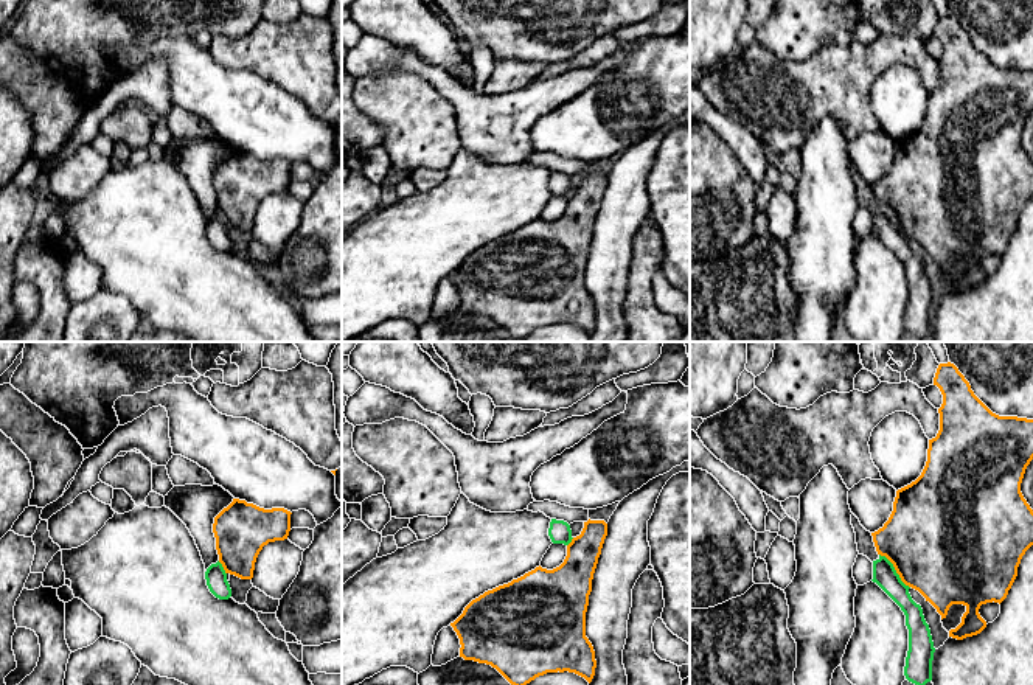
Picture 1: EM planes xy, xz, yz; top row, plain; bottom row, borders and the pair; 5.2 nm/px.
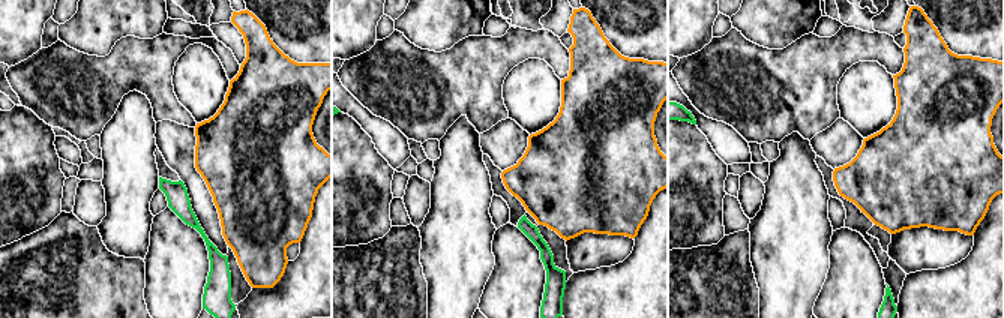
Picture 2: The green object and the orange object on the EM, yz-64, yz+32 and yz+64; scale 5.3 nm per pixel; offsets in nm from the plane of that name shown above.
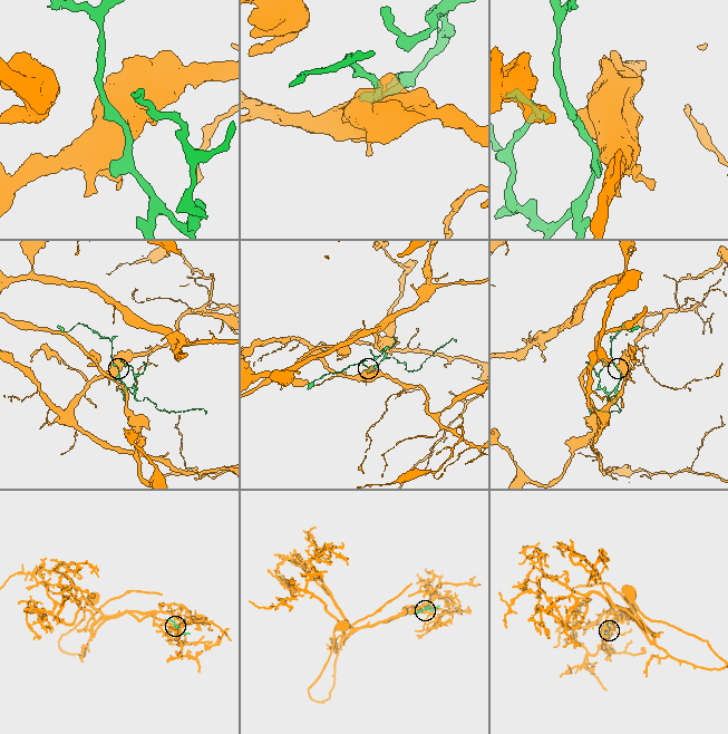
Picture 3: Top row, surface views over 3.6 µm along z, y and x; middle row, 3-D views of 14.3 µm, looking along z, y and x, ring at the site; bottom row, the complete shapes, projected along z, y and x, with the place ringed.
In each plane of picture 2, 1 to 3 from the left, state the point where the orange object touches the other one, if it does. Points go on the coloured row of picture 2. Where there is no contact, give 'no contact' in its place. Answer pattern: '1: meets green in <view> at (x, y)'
1: no contact
2: no contact
3: no contact

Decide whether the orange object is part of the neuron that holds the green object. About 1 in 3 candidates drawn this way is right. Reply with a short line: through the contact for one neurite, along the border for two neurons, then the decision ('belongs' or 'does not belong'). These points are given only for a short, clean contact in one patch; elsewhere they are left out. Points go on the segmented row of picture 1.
yz (879, 553), (909, 587) | does not belong

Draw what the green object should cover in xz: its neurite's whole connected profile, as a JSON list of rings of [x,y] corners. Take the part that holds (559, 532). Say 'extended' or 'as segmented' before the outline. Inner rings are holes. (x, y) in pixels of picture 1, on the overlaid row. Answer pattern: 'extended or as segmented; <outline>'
as segmented; [[[551,519],[548,536],[553,544],[564,544],[569,545],[572,542],[572,530],[570,525],[564,520]]]

